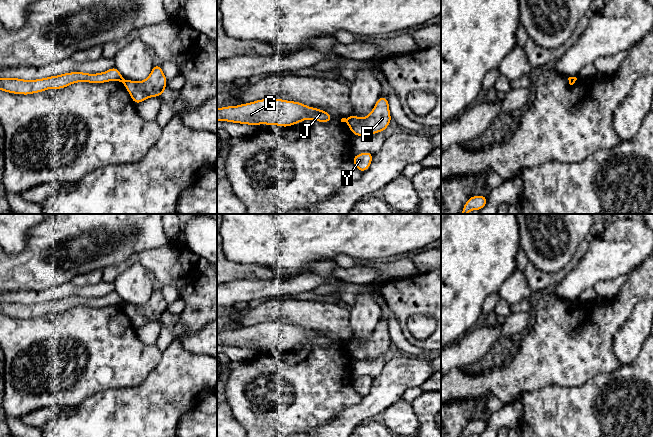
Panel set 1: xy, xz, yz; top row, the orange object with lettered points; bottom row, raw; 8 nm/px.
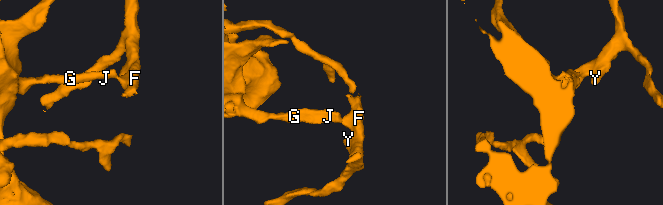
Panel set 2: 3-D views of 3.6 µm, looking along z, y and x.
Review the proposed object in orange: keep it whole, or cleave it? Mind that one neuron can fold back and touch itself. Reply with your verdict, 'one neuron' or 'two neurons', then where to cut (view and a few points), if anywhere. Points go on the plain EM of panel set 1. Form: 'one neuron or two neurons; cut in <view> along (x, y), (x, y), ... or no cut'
two neurons; cut in yz along (576, 302), (569, 305)

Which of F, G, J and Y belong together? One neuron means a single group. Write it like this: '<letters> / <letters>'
F Y / G J

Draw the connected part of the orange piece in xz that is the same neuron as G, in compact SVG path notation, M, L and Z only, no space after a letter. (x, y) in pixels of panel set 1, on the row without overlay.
M277 322L260 323L237 330L217 332L217 345L254 350L261 347L289 351L306 343L327 347L333 341L322 333L309 331L301 326Z

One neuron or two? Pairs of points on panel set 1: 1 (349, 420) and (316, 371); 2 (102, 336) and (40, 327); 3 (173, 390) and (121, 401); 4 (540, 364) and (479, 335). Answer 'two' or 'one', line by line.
1: two
2: one
3: one
4: two

